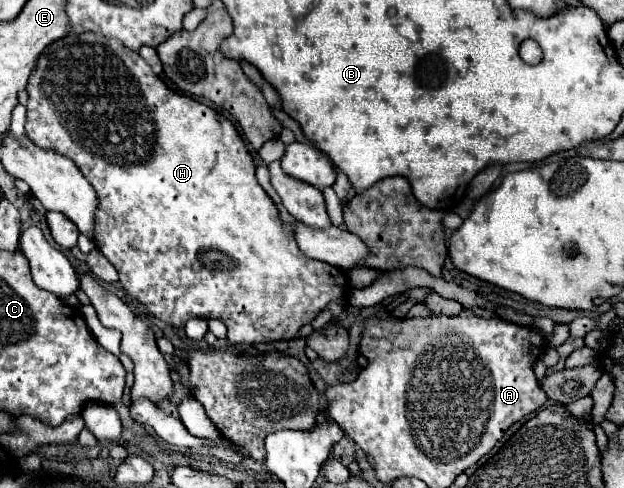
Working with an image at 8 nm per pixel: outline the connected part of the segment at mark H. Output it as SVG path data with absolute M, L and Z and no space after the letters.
M85 31L81 35L69 33L61 41L57 39L55 43L45 47L45 51L39 55L39 61L27 83L27 93L29 93L29 103L27 103L25 133L39 147L47 147L69 157L85 175L85 179L93 185L99 201L95 211L97 231L93 235L93 241L97 249L101 249L101 253L117 267L119 281L123 283L123 287L135 299L147 305L147 309L155 317L173 323L173 327L183 327L193 317L221 319L227 325L227 339L231 343L289 341L299 337L299 329L305 323L313 321L327 307L329 301L345 299L347 277L343 275L343 271L301 253L301 249L293 239L291 229L283 227L275 203L257 183L253 157L243 145L237 127L225 115L217 115L217 111L213 111L211 107L169 89L157 75L153 75L151 67L145 63L145 59L141 59L137 51L129 51L127 47L121 51L121 43L117 39L105 39L105 35L97 35L93 31Z

